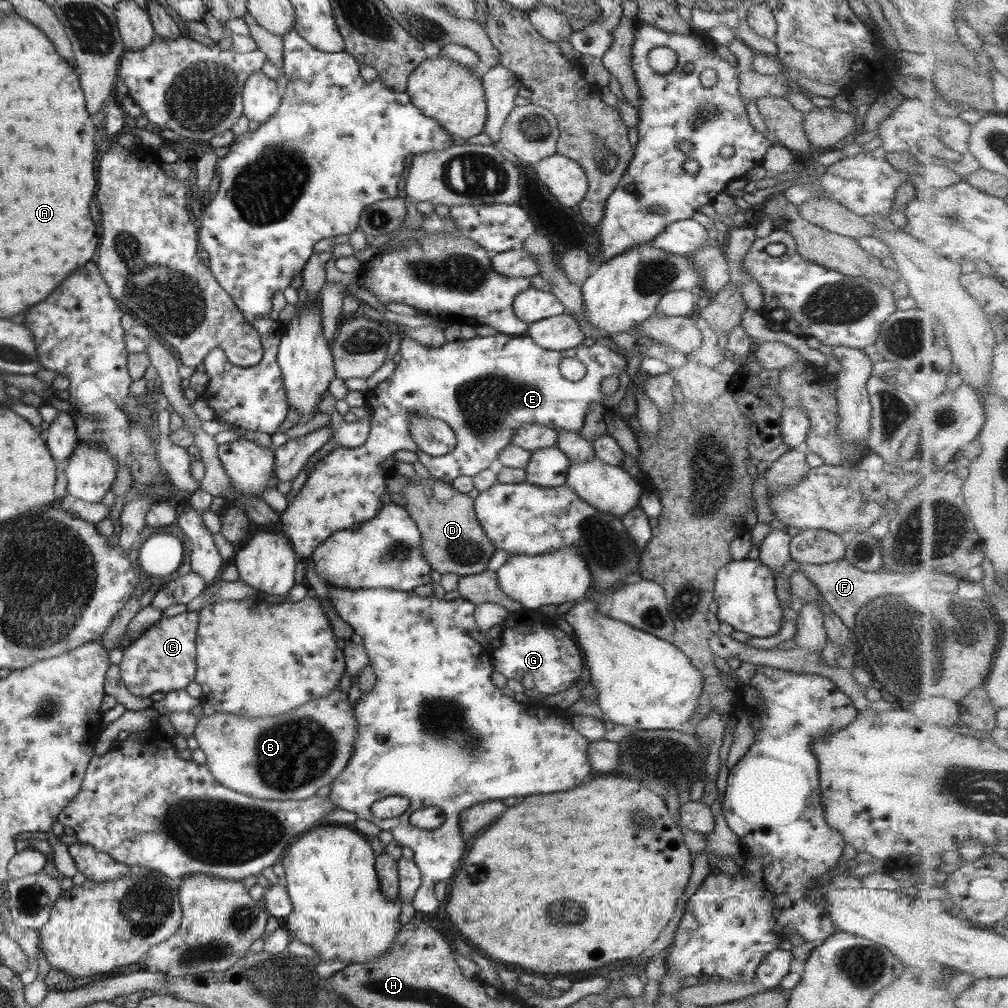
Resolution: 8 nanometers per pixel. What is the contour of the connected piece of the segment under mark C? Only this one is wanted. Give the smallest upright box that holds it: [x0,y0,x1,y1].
[119,610,200,697]

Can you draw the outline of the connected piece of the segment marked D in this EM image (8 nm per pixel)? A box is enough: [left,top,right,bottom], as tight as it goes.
[402,475,496,577]

